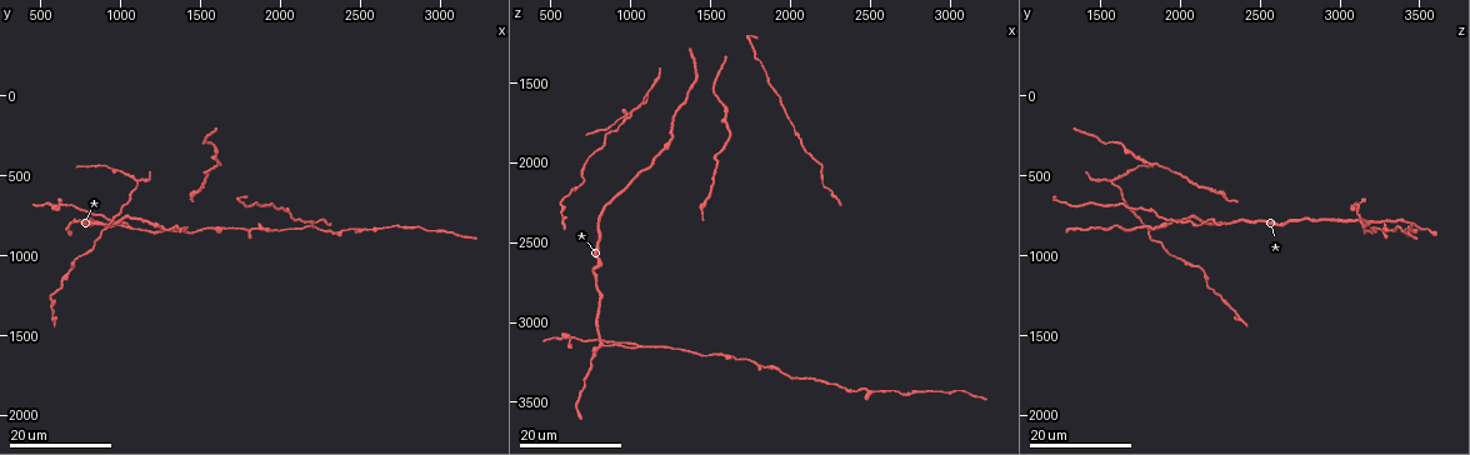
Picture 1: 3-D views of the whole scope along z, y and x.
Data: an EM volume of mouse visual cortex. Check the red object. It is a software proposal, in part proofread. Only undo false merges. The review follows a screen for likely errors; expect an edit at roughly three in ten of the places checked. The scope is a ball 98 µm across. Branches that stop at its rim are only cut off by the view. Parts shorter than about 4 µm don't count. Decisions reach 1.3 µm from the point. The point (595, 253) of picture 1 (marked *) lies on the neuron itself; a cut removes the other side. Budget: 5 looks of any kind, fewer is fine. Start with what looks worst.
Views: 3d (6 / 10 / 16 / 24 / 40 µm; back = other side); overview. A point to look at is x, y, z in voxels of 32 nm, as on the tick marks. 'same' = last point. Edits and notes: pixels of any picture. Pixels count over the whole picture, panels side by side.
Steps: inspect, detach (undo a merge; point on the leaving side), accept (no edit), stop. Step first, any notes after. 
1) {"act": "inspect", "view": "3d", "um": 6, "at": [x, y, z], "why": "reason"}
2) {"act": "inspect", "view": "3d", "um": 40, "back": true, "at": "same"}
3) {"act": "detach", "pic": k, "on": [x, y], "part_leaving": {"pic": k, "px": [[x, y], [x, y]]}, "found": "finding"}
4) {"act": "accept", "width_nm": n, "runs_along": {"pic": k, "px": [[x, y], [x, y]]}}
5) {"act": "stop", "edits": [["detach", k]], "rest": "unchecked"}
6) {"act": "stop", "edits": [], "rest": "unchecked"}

{"act": "inspect", "view": "3d", "um": 16, "at": [1060, 800, 3160], "why": "side arm on a straight run"}

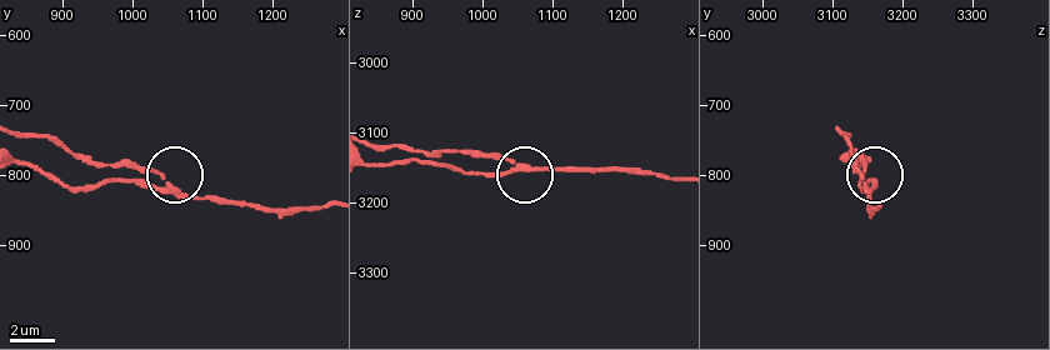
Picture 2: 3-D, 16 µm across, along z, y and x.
{"act": "inspect", "view": "3d", "um": 6, "at": [1050, 815, 3145]}

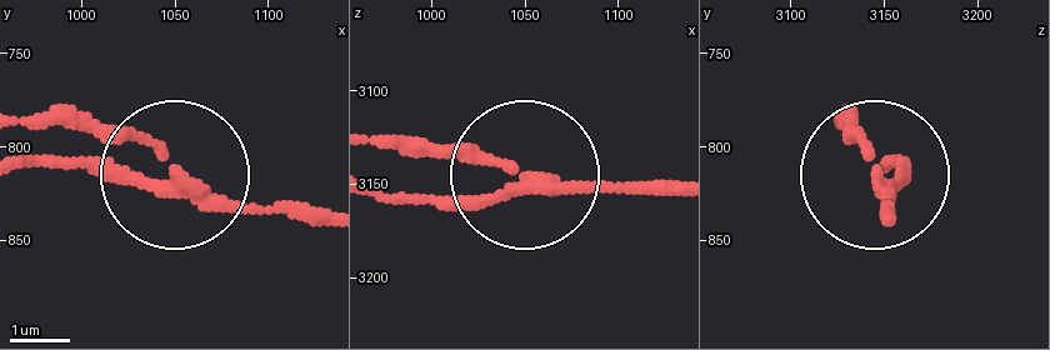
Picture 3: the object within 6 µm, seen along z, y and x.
{"act": "inspect", "view": "3d", "um": 6, "back": true, "at": [1050, 812, 3146], "why": "from behind"}

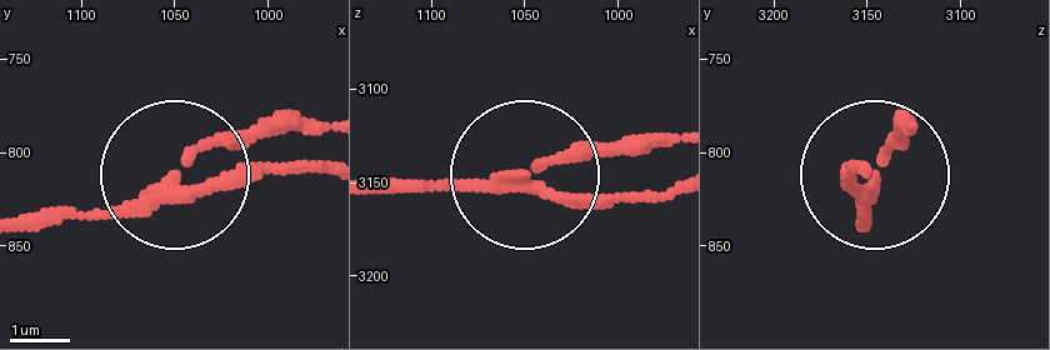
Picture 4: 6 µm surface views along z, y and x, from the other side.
{"act": "detach", "pic": 4, "on": [238, 141], "part_leaving": {"pic": 4, "px": [[171, 178], [211, 153], [316, 133]]}, "found": "a second neuron is stuck on"}

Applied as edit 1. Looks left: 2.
{"act": "inspect", "view": "3d", "um": 16, "at": [2380, 860, 3440], "why": "sudden change in width"}

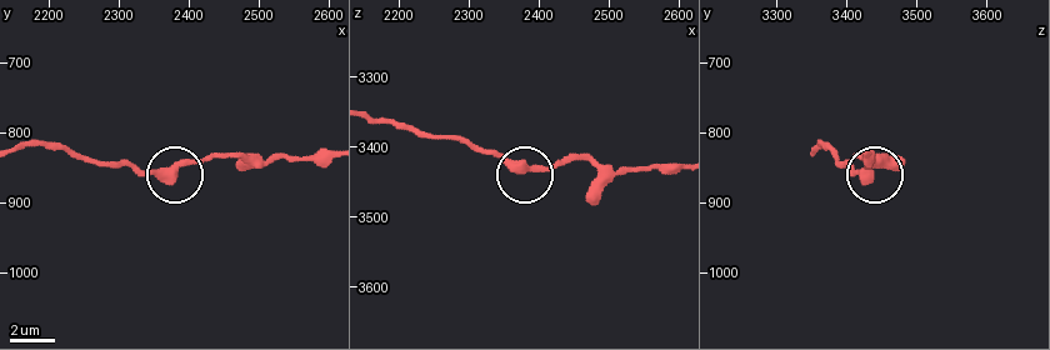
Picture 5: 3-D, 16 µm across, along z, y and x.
{"act": "inspect", "view": "3d", "um": 10, "at": [2400, 835, 3430]}

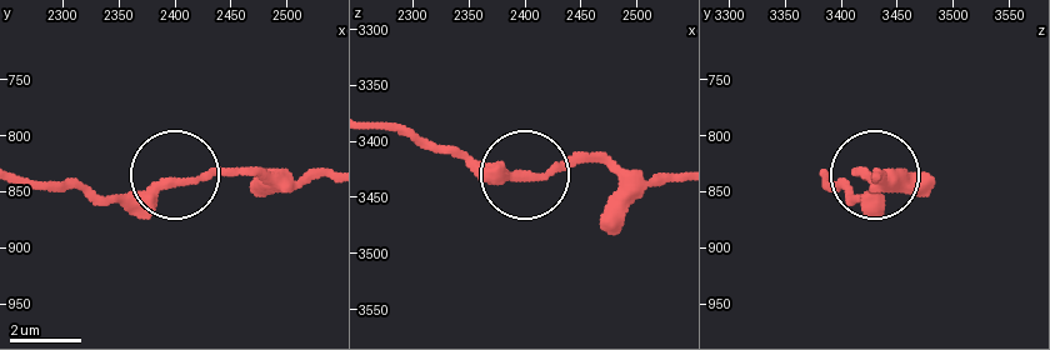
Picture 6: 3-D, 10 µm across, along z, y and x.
{"act": "accept", "runs_along": {"pic": 6, "px": [[370, 123], [531, 176], [609, 159]]}, "found": "one neuron here"}

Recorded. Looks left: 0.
{"act": "stop", "edits": [["detach", 4]], "rest": "unchecked"}

